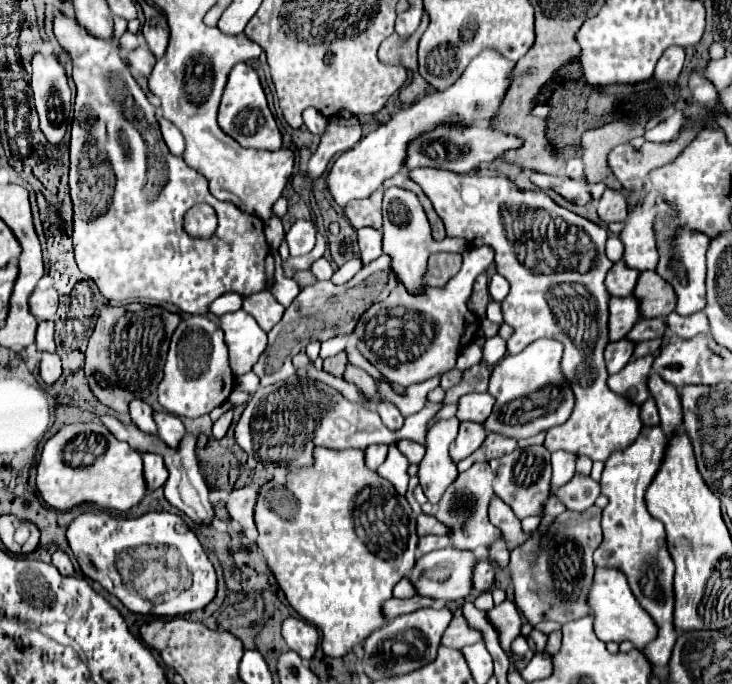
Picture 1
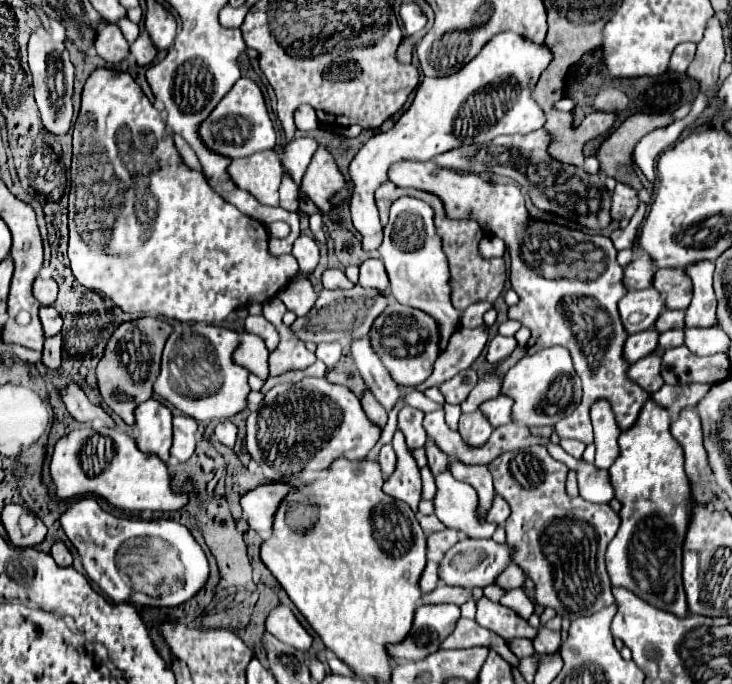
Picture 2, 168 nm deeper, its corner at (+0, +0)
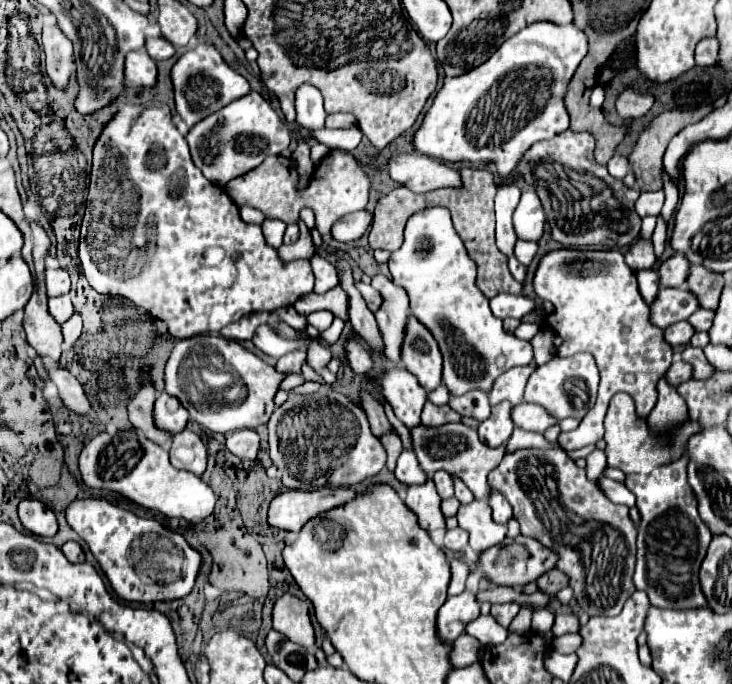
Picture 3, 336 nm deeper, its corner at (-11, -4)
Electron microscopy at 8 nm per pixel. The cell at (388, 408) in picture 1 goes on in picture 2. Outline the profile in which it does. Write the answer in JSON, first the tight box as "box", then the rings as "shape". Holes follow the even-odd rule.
{"box":[352,336,400,412],"shape":[[[368,336],[352,342],[352,358],[354,358],[358,372],[364,378],[368,390],[376,396],[376,400],[384,406],[384,410],[390,412],[400,398],[398,384],[390,378],[390,374],[386,372],[386,368],[380,362],[380,358],[370,348]]]}

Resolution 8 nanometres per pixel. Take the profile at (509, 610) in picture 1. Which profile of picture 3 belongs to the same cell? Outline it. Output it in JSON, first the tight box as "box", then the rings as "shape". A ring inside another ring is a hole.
{"box":[533,608,553,632],"shape":[[[539,608],[533,612],[533,630],[535,632],[549,632],[553,626],[553,614],[547,608]]]}

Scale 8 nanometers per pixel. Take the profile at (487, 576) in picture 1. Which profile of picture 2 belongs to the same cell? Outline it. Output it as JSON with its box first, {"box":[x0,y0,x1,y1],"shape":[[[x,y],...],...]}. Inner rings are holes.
{"box":[496,564,524,590],"shape":[[[508,564],[504,568],[504,572],[500,572],[500,576],[496,578],[496,584],[504,590],[510,590],[510,588],[520,588],[524,582],[524,572],[520,570],[520,566],[516,564]]]}

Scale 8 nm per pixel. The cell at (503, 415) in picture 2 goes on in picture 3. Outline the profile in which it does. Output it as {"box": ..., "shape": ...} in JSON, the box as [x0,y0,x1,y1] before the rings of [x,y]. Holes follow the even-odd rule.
{"box":[511,404,559,432],"shape":[[[517,404],[513,408],[511,414],[515,426],[523,428],[523,430],[533,430],[533,432],[545,432],[547,428],[559,424],[557,418],[551,418],[551,414],[547,414],[547,410],[543,410],[543,406],[535,406],[535,404]]]}

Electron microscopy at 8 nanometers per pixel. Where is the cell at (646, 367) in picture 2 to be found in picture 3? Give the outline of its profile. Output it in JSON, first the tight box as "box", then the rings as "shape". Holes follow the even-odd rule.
{"box":[665,360,691,386],"shape":[[[675,360],[671,364],[671,368],[667,370],[665,378],[673,384],[673,386],[679,386],[681,382],[689,380],[691,378],[691,364],[689,362],[683,362],[683,360]]]}

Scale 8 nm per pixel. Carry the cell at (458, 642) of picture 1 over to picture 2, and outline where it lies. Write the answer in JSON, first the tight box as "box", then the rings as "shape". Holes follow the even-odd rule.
{"box":[440,618,518,664],"shape":[[[460,618],[454,632],[440,644],[440,648],[472,648],[472,646],[488,646],[496,650],[502,658],[506,658],[510,664],[518,664],[518,658],[510,652],[506,642],[492,634],[492,630],[484,630],[476,620]]]}

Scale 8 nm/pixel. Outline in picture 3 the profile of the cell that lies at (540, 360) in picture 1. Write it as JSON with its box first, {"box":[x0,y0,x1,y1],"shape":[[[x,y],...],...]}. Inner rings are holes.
{"box":[525,354,599,420],"shape":[[[575,354],[571,358],[555,356],[529,376],[529,382],[525,388],[525,402],[547,408],[549,414],[555,416],[557,420],[563,420],[569,416],[583,418],[595,404],[597,384],[599,384],[599,370],[591,354]]]}

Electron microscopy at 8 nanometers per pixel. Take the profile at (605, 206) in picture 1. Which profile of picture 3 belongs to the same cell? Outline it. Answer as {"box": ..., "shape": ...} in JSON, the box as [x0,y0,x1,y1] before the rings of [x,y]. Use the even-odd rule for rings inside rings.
{"box":[635,190,665,218],"shape":[[[657,190],[657,192],[641,192],[635,210],[641,218],[645,216],[657,216],[661,212],[661,206],[665,202],[665,192]]]}

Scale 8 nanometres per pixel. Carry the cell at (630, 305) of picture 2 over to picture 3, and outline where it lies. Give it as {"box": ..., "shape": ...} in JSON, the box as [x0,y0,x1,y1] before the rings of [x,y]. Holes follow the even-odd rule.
{"box":[651,288,699,328],"shape":[[[661,288],[651,304],[651,322],[659,328],[667,328],[675,322],[687,320],[695,310],[699,310],[699,300],[691,290]]]}

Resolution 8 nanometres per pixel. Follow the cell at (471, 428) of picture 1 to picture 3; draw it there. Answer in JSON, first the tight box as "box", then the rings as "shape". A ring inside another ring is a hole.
{"box":[479,402,515,448],"shape":[[[501,402],[497,406],[493,406],[491,416],[479,424],[479,438],[481,442],[485,442],[491,448],[501,446],[503,442],[509,440],[515,424],[511,420],[511,402]]]}

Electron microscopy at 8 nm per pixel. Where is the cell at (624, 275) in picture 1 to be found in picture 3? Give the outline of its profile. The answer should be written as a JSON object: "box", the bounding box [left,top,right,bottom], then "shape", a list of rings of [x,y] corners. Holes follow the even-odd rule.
{"box":[659,254,689,288],"shape":[[[675,254],[669,260],[665,260],[659,268],[659,278],[661,278],[661,286],[663,288],[679,288],[685,284],[687,274],[689,274],[689,262],[687,258],[683,258],[683,254]]]}

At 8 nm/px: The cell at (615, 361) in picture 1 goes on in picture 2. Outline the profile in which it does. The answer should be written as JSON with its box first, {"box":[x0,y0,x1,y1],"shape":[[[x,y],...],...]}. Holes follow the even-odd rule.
{"box":[624,328,658,364],"shape":[[[654,328],[628,336],[628,340],[624,344],[624,360],[628,360],[628,364],[632,364],[632,362],[652,354],[656,348],[656,342],[658,342],[658,332]]]}

